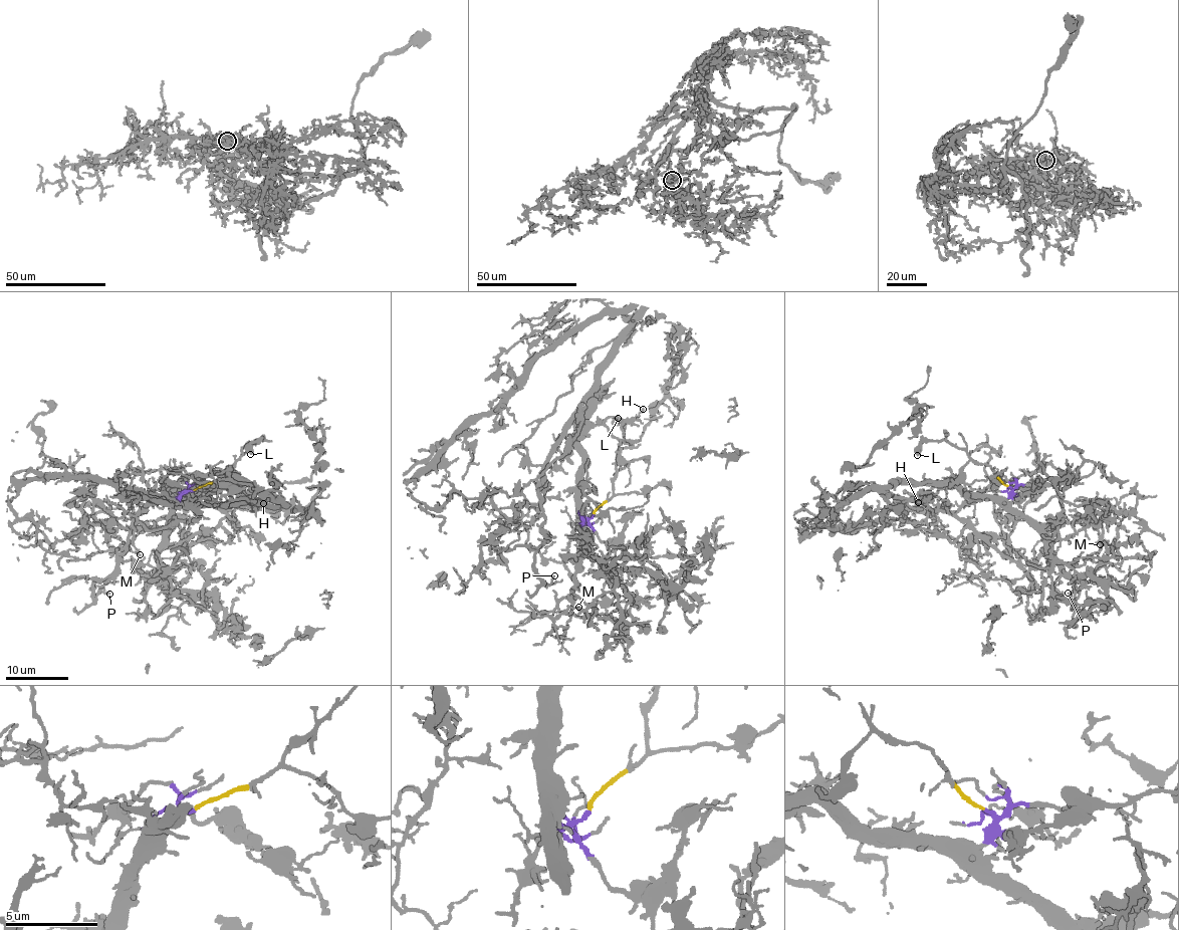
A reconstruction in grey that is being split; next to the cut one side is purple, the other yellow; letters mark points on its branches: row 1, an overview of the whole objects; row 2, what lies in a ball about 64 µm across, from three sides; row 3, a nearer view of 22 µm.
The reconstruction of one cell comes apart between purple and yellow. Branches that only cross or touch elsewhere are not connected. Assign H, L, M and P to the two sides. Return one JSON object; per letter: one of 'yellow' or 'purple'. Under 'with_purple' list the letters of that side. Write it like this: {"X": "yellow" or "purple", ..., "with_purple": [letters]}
{"H": "purple", "L": "yellow", "M": "purple", "P": "purple", "with_purple": ["H", "M", "P"]}

